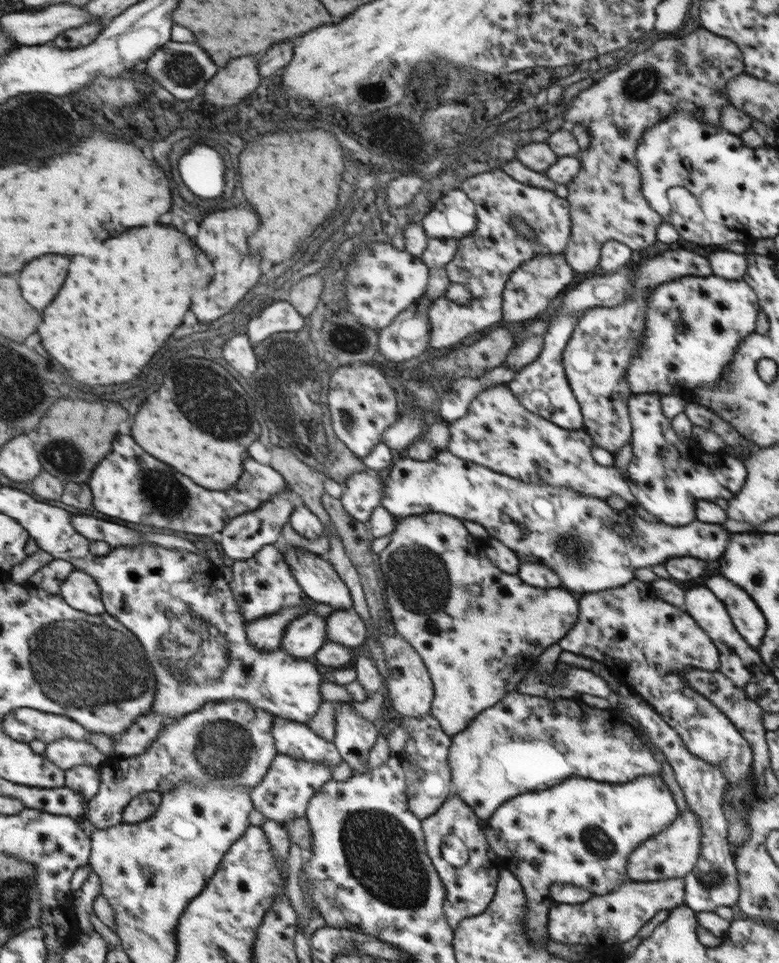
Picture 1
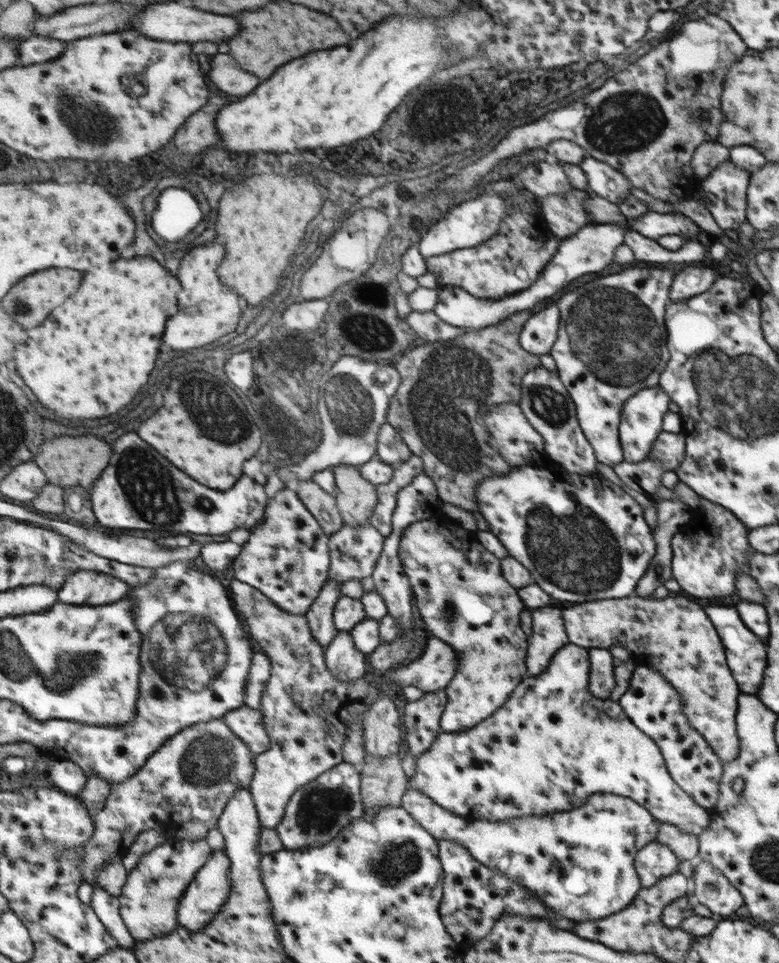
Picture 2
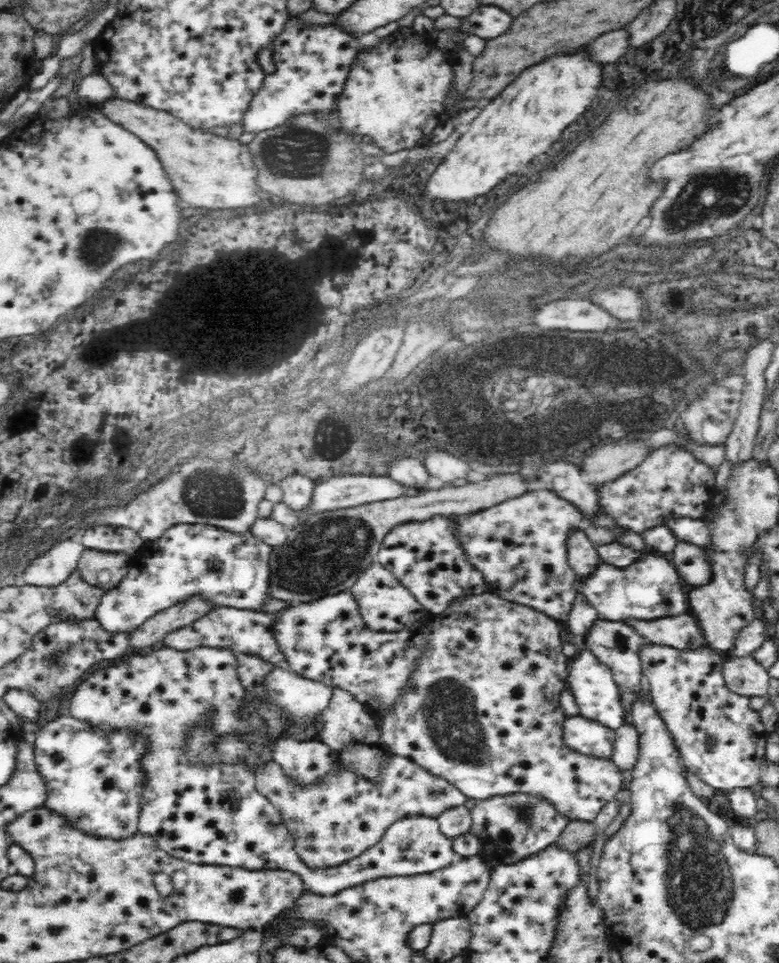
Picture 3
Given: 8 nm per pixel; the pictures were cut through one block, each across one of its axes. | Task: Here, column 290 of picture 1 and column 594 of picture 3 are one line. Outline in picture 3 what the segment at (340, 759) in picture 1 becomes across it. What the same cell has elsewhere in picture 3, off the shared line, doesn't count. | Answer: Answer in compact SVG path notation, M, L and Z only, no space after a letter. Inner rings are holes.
M580 714L564 716L562 746L574 752L610 759L614 731L609 726Z

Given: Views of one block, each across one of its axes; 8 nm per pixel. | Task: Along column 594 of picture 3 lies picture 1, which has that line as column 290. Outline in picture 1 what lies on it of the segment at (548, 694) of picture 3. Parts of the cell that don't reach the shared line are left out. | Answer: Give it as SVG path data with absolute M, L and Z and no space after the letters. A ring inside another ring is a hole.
M280 753L265 781L254 789L253 798L257 809L264 812L269 819L283 823L292 818L306 817L314 795L335 778L334 771L331 766L309 760L298 760L288 754Z

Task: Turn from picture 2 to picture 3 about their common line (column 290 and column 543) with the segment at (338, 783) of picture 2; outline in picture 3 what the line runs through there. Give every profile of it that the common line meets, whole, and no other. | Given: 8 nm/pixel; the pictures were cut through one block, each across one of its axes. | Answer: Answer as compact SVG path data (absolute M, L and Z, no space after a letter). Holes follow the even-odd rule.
M515 794L509 797L495 796L488 800L476 801L475 806L469 811L471 816L469 834L474 834L485 844L487 839L487 846L488 840L491 840L491 845L496 844L497 848L495 850L487 851L483 854L484 861L491 870L494 870L499 864L513 863L523 857L541 852L541 850L544 850L559 838L560 832L563 832L562 828L569 821L566 817L556 813L552 805L546 805L546 801L540 801L522 794Z

